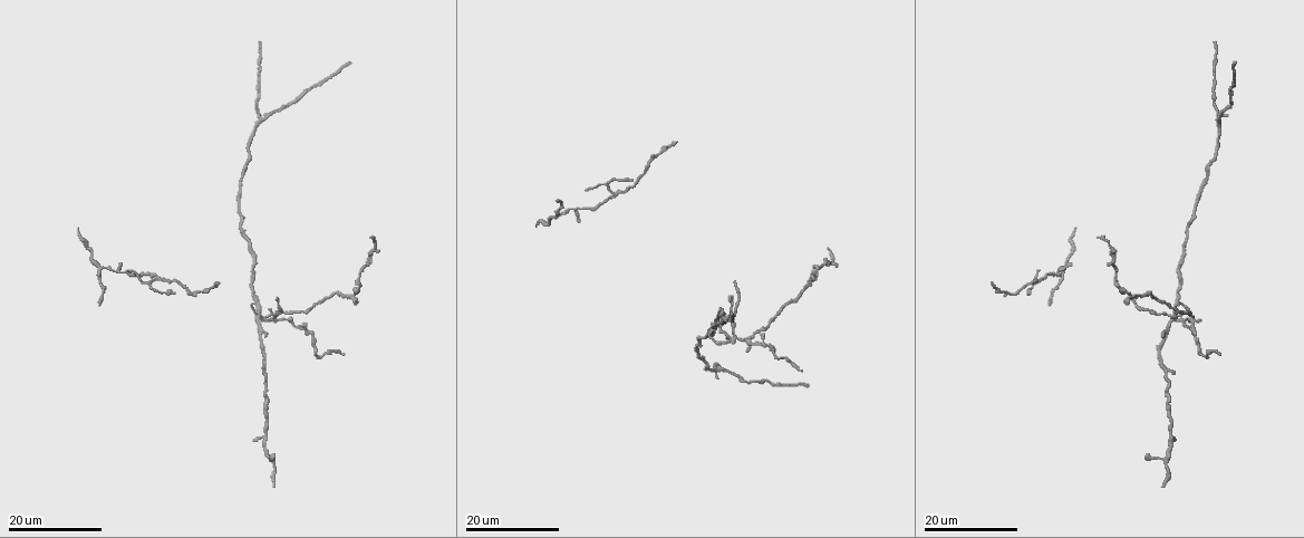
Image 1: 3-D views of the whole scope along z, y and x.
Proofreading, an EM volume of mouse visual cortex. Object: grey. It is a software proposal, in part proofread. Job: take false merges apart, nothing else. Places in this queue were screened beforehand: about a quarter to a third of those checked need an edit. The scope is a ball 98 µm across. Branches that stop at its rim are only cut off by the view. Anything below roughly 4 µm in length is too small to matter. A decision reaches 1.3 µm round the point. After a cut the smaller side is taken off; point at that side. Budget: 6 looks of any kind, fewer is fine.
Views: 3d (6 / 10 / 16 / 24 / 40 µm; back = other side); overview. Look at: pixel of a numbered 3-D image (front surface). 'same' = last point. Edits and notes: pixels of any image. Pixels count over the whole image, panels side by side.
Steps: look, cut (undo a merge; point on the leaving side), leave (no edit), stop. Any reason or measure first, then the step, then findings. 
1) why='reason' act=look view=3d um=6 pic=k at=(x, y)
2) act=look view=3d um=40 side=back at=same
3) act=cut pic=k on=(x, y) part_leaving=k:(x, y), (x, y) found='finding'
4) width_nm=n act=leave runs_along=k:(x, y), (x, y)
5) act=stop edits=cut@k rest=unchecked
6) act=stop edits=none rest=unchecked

act=look view=3d um=24 pic=1 at=(1045, 277)

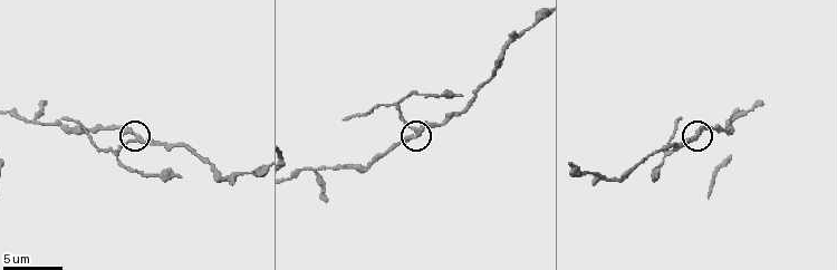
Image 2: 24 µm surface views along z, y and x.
act=look view=3d um=10 pic=2 at=(697, 136)

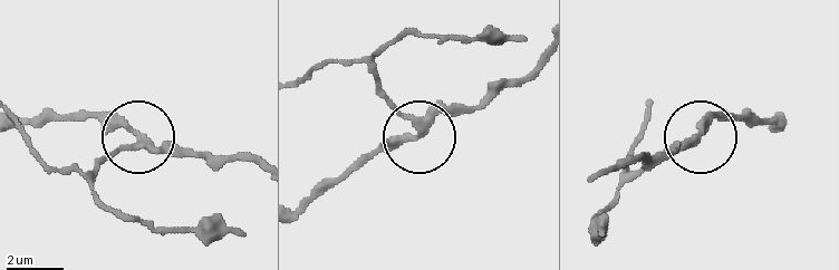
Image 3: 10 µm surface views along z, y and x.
act=leave found='continuous, no second neuron'

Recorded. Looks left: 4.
why='side arm on a straight run' act=look view=3d um=24 pic=1 at=(719, 369)

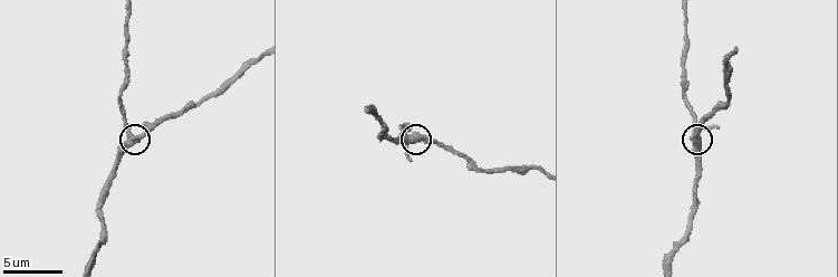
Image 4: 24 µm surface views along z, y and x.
act=look view=3d um=6 pic=4 at=(136, 139)

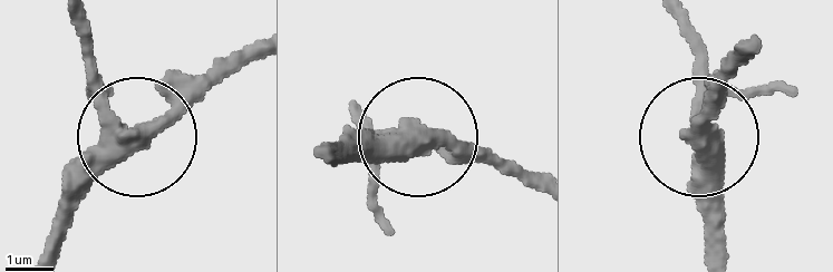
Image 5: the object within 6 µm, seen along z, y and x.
act=leave runs_along=5:(701, 253), (689, 41) found='one neuron here'

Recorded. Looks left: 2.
why='side arm on a straight run' act=look view=3d um=24 pic=1 at=(717, 327)

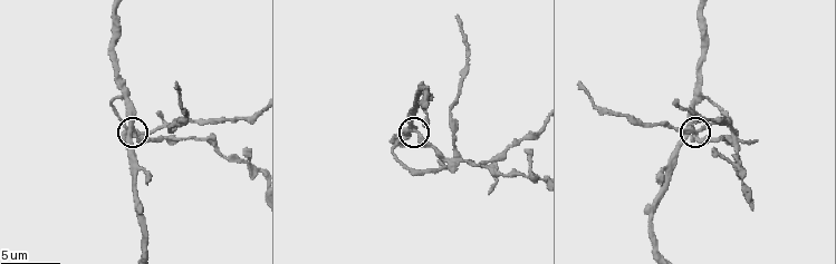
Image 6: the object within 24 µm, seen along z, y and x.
act=look view=3d um=10 pic=6 at=(416, 133)

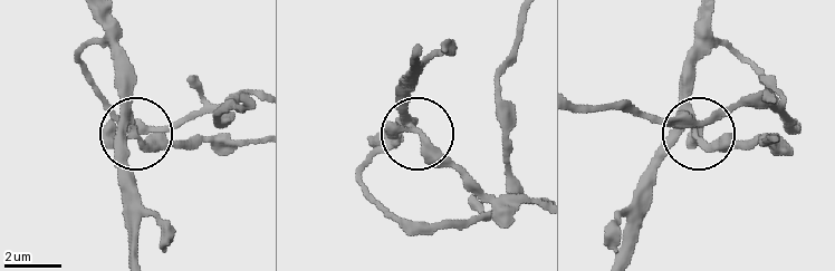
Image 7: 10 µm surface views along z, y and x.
act=cut pic=7 on=(140, 144) part_leaving=7:(127, 108), (142, 135), (155, 143), (257, 143) found='a second neuron is stuck on'

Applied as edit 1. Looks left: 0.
act=stop edits=cut@7 rest=unchecked

